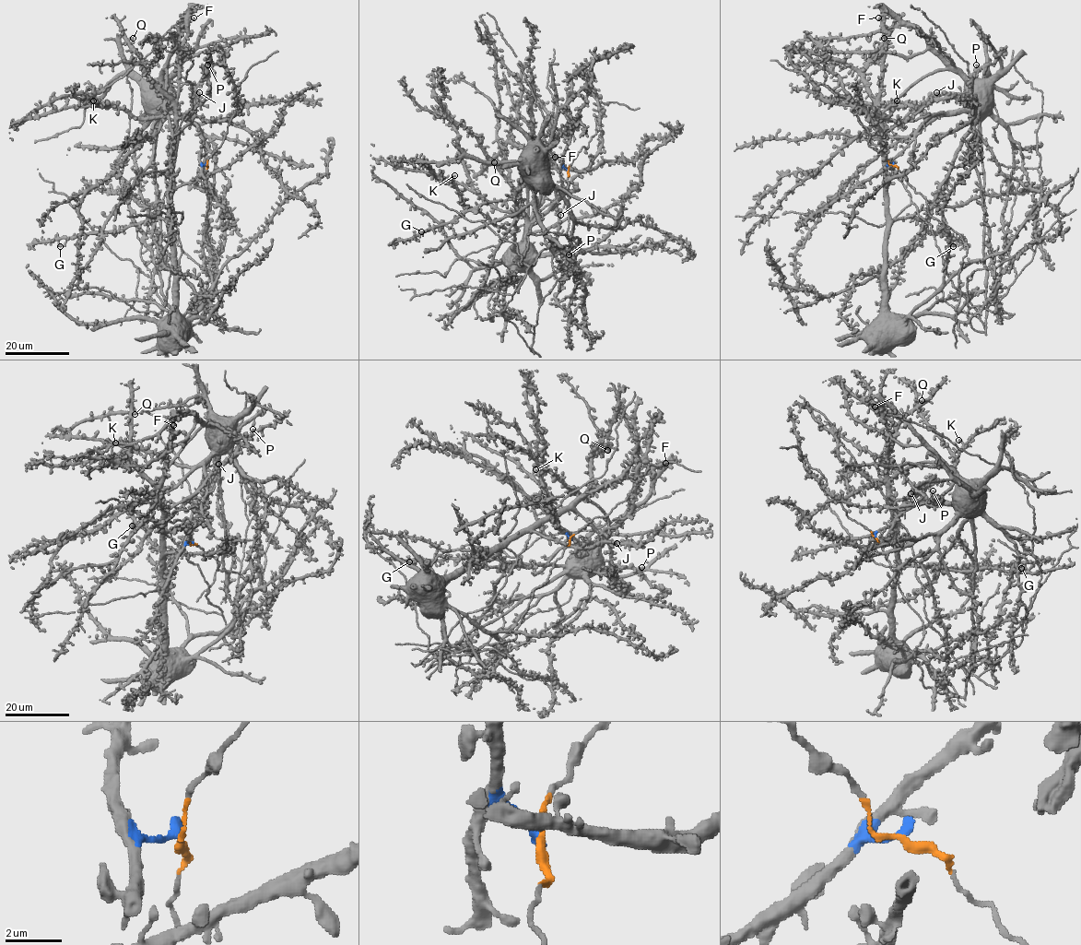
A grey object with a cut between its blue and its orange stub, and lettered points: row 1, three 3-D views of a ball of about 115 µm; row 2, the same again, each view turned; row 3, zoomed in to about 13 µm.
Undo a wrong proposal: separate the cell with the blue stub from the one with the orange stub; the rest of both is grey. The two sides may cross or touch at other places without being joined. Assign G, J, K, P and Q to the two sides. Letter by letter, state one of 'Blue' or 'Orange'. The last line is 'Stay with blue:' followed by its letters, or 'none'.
G: Orange
J: Orange
K: Blue
P: Orange
Q: Orange
Stay with blue: K

